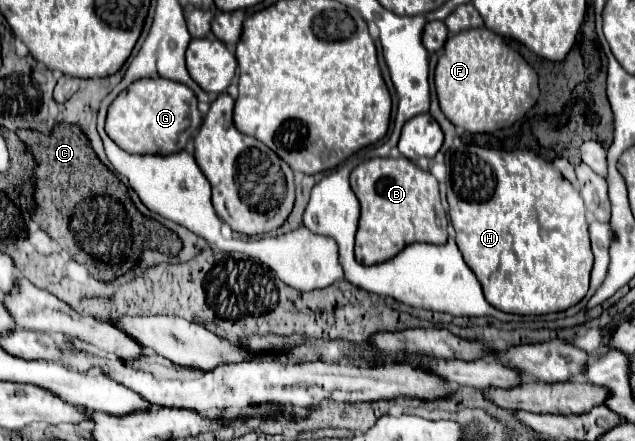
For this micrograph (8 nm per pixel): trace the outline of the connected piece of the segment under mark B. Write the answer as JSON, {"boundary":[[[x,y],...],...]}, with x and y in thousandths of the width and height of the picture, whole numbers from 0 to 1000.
{"boundary":[[[586,358],[564,372],[551,395],[551,422],[567,454],[567,503],[561,526],[561,590],[598,599],[620,585],[649,549],[704,549],[706,494],[693,458],[690,413],[643,358]]]}

